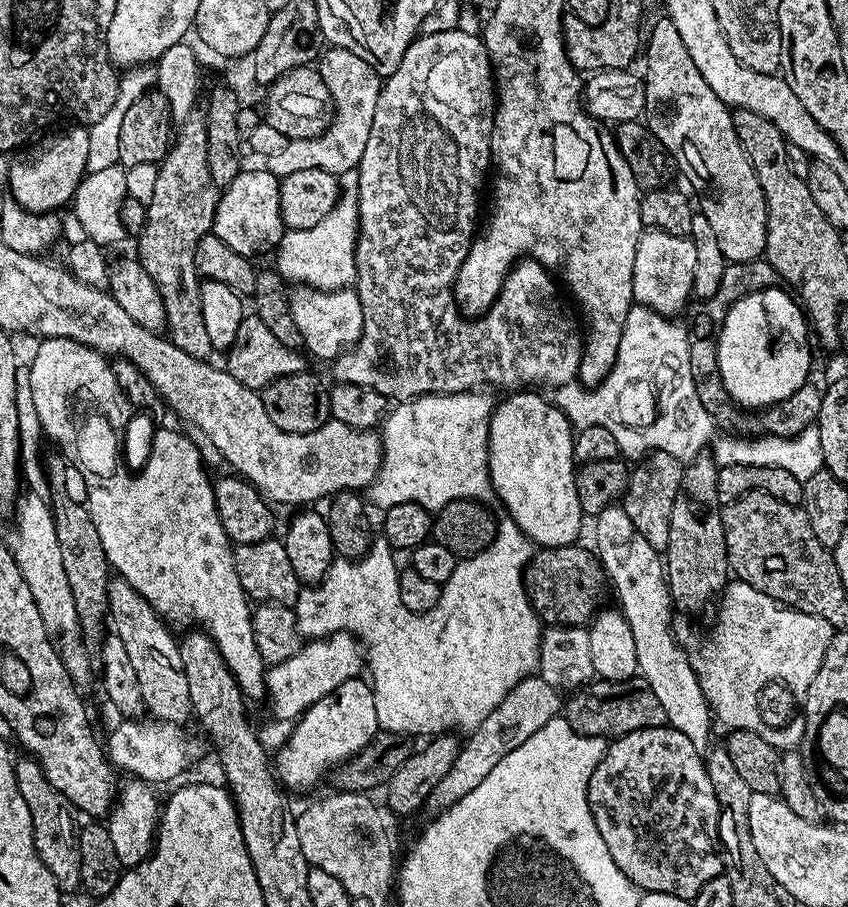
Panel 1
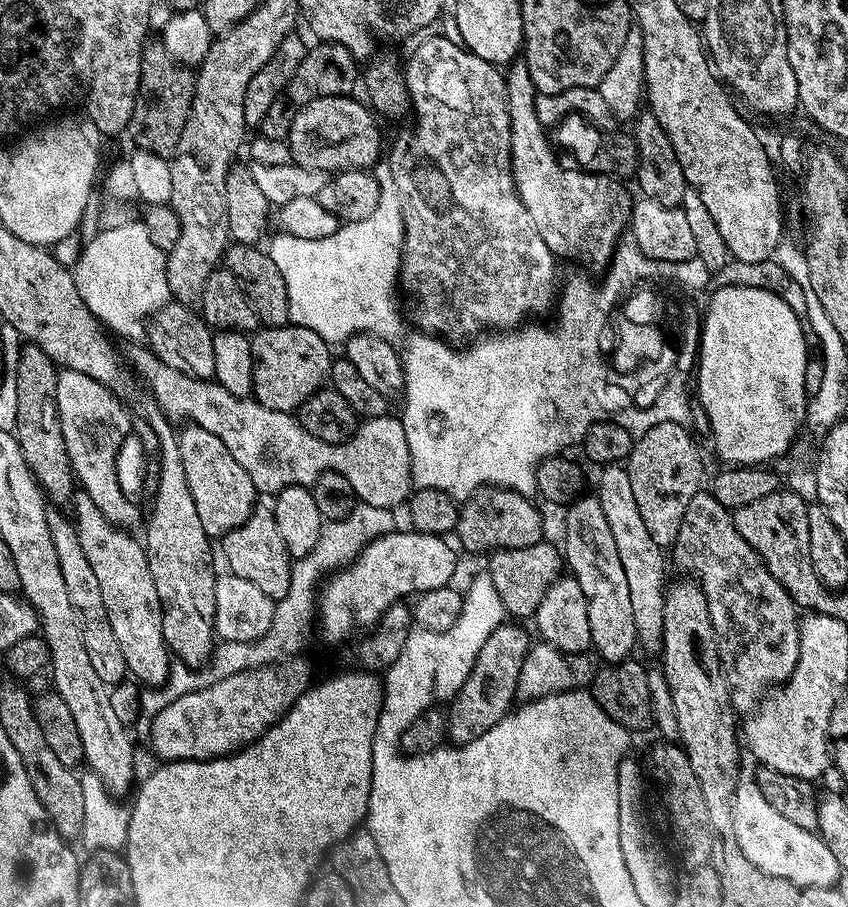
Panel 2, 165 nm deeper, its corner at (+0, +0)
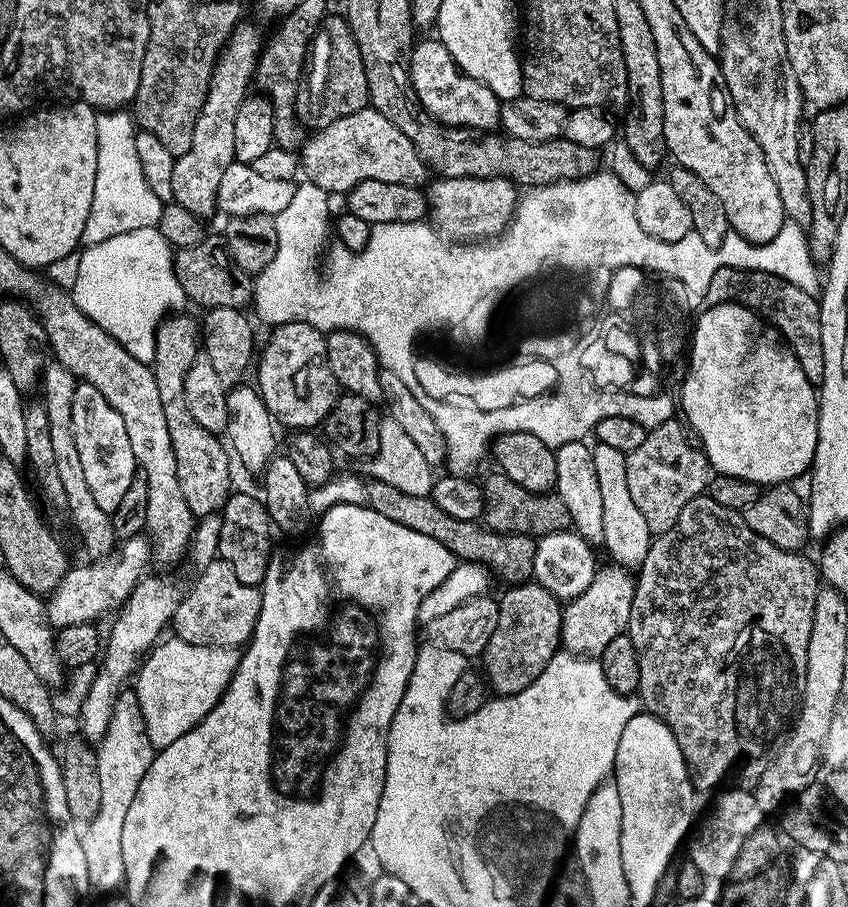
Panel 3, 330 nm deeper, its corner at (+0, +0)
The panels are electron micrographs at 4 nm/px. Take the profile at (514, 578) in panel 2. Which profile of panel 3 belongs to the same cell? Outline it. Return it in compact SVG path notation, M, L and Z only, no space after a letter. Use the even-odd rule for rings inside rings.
M369 479L364 490L368 499L367 507L372 508L390 522L398 522L398 526L406 526L406 530L418 530L418 534L426 538L434 538L444 551L451 552L457 561L470 564L482 564L493 577L501 576L505 585L515 586L531 581L534 570L534 550L536 540L530 536L518 534L502 534L489 532L483 523L474 520L459 520L451 514L445 514L431 496L418 494L402 494L394 486L386 486L386 482Z

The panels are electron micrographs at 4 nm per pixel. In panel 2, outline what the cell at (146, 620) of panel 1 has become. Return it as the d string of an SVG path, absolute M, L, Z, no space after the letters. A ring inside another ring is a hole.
M82 490L73 491L70 508L76 511L74 523L78 542L82 542L82 550L98 578L106 615L110 618L114 638L118 638L122 658L126 658L131 679L149 688L158 688L168 681L173 663L162 634L162 606L143 543L137 537L135 540L127 536L123 527L112 524L102 510L98 510L94 498Z

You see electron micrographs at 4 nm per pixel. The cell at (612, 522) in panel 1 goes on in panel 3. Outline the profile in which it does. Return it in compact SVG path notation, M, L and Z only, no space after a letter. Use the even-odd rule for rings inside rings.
M596 444L592 448L595 473L598 476L599 491L602 493L602 534L603 550L608 551L607 559L629 570L639 569L650 550L654 533L646 526L646 518L638 511L638 505L630 495L630 486L626 482L626 453L613 450L605 444Z

